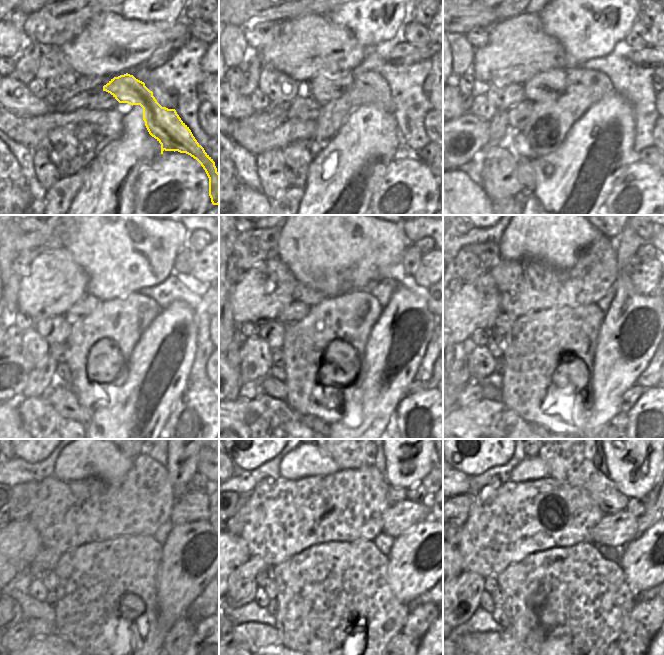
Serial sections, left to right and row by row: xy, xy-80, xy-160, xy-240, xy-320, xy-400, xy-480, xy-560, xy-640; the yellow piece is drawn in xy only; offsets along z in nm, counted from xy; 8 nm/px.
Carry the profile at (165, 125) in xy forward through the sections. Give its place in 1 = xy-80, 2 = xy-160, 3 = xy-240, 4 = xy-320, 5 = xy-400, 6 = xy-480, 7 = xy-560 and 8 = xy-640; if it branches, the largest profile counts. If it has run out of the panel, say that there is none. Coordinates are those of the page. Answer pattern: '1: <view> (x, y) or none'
1: xy-80 (327, 87)
2: xy-160 (545, 86)
3: xy-240 (82, 308)
4: xy-320 (296, 311)
5: xy-400 (504, 322)
6: xy-480 (46, 559)
7: xy-560 (242, 585)
8: xy-640 (463, 594)

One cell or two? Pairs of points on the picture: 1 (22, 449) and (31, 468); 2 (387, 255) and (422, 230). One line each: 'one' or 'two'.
1: two
2: two

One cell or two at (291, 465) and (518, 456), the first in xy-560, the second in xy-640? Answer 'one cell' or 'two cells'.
two cells

